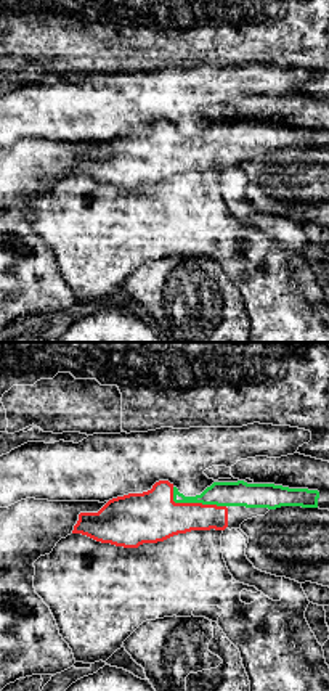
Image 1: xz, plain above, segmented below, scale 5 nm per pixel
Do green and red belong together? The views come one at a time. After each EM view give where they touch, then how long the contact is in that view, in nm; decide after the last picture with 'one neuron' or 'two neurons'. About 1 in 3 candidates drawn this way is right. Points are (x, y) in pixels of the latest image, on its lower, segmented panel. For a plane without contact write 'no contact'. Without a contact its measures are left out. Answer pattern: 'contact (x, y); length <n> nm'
contact (193, 502); length 280 nm

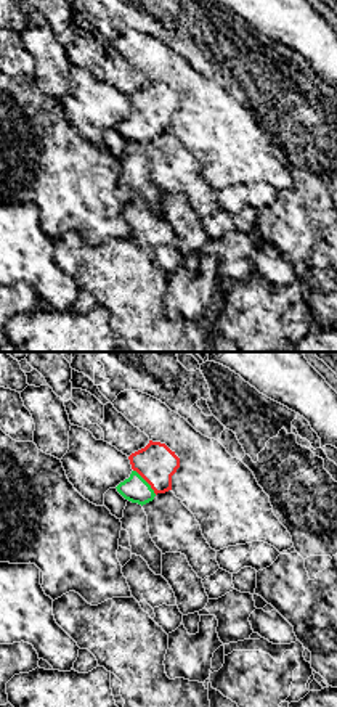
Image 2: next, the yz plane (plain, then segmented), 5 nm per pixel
contact (146, 482); length 170 nm

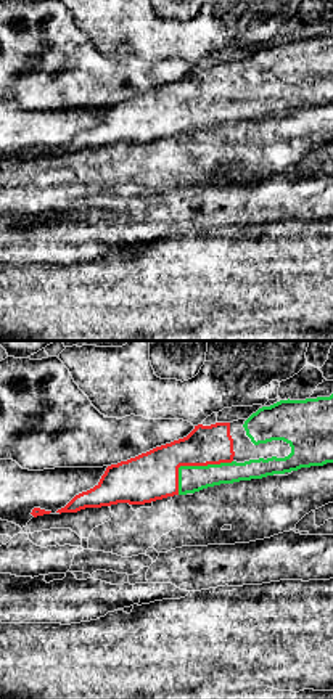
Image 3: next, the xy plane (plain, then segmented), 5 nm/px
contact (192, 466); length 320 nm

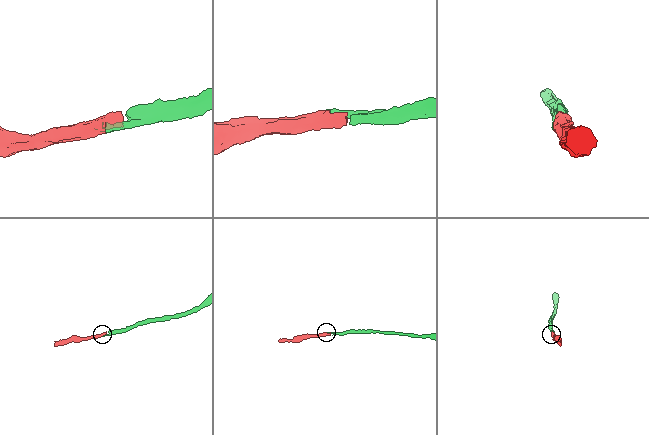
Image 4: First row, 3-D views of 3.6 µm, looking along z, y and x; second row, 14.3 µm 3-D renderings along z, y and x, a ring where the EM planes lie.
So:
one neuron

